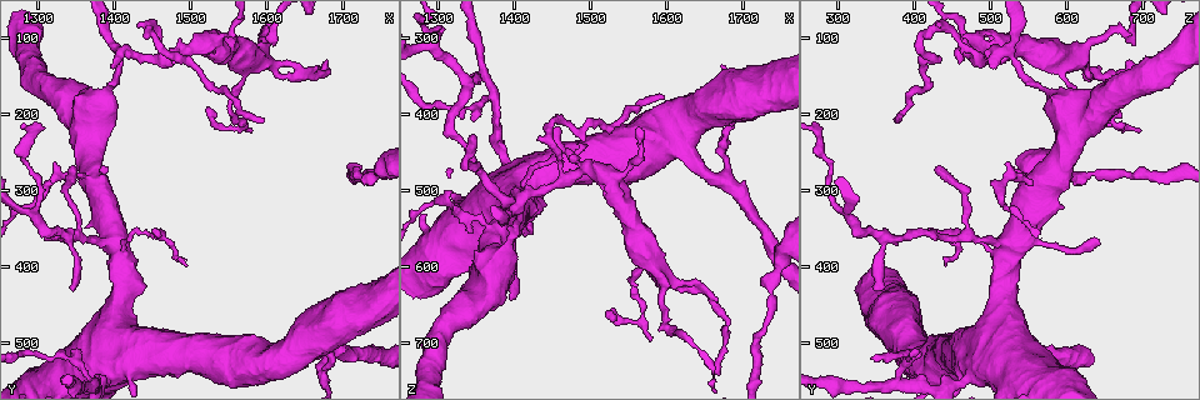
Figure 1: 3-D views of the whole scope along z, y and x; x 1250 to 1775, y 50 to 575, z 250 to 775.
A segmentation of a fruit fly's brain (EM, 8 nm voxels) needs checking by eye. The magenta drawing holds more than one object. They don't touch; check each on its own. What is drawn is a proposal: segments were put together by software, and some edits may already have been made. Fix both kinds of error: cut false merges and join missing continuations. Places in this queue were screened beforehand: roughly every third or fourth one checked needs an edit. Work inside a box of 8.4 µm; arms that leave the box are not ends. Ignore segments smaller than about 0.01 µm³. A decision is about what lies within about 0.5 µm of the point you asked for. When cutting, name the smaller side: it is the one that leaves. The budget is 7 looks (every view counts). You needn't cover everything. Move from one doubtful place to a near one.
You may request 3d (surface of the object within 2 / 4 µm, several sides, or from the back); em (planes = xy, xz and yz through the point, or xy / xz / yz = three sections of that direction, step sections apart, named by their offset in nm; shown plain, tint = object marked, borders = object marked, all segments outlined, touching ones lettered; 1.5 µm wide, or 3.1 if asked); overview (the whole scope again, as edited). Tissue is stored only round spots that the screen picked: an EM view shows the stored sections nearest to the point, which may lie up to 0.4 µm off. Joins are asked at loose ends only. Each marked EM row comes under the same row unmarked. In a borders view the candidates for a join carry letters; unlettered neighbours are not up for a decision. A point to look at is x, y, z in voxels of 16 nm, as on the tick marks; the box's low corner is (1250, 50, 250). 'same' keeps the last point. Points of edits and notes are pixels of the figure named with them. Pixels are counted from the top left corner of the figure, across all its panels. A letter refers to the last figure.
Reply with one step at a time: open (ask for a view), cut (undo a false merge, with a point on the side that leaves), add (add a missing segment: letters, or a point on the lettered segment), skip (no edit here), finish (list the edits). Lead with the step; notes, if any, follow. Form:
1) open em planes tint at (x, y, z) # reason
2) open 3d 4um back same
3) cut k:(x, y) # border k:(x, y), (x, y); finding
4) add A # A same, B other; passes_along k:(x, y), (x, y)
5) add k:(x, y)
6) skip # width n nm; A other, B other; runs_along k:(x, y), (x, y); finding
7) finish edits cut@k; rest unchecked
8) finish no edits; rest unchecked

open em yz step 8 borders at (1410, 115, 525)

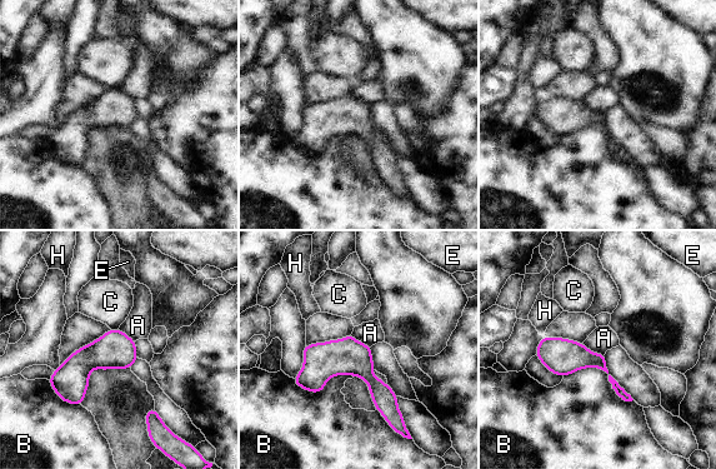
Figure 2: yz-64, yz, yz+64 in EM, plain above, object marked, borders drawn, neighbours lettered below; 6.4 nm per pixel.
skip # width 180 nm; A other, B other, C other, E other, H other; all the same cell

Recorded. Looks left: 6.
open em planes borders at (1355, 360, 475) # branch point

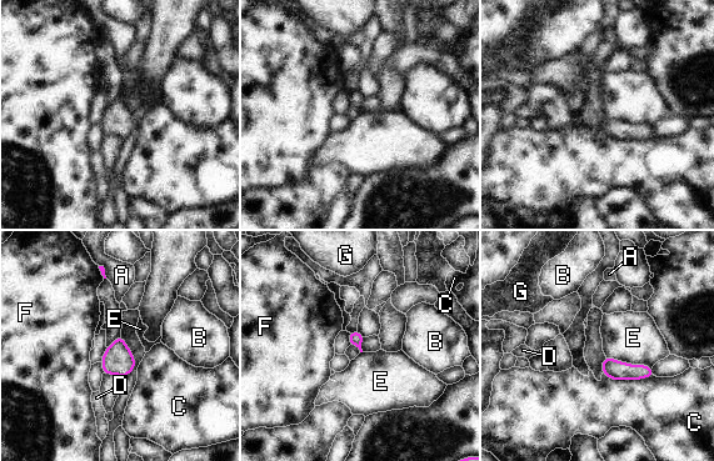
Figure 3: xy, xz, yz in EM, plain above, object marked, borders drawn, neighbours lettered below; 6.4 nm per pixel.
skip # A other, B other, C other, D other, E other, F other, G other; continuous, no second cell

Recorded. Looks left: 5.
open 3d 4um at (1745, 275, 605) # thick turns thin

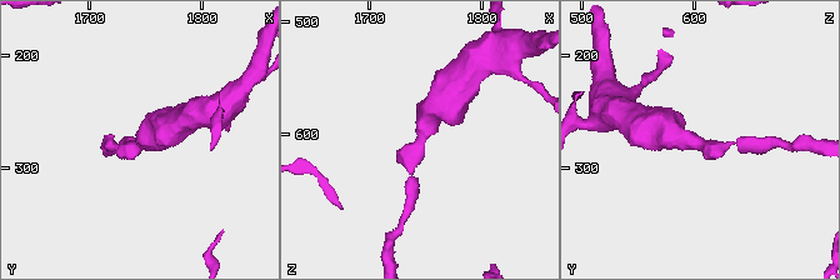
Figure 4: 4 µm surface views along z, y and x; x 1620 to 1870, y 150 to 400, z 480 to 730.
open em xy step 4 tint at (1746, 278, 606) # arm_widths 190, 550 nm

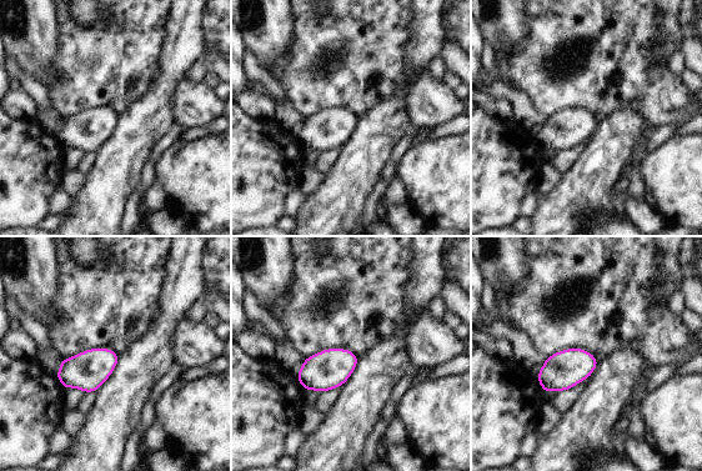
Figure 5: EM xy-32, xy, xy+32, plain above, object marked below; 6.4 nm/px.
open em planes borders same # cut it another way

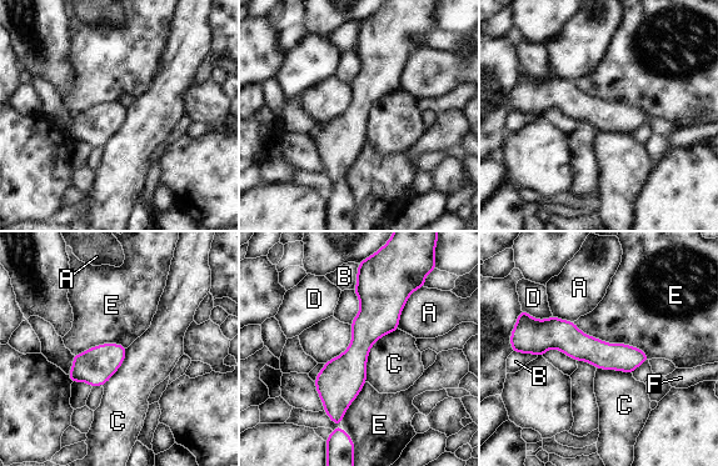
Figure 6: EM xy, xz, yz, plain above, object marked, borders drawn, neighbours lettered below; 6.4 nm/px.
skip # A other, B other, C other, D other, E other, F other; runs_along 6:(365, 276), (337, 420); one cell here

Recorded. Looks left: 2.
finish no edits; rest unchecked

